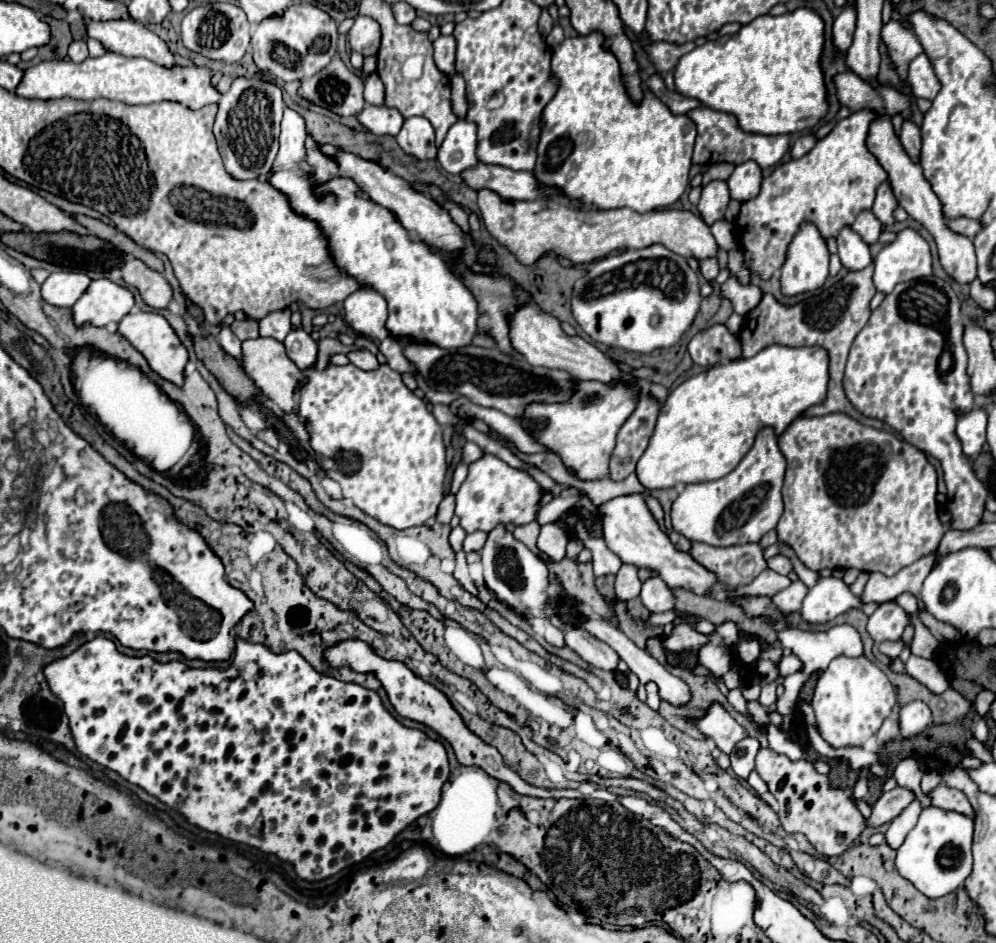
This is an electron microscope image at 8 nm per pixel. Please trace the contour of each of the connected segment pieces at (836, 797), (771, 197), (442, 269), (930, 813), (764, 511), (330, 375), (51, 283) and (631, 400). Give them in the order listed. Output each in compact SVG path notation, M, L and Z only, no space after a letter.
M760 748L756 756L756 772L766 782L768 790L776 796L780 802L780 822L782 828L790 834L804 834L808 842L824 856L840 856L846 852L846 846L852 844L866 826L878 828L886 822L892 822L912 800L914 794L904 788L894 788L890 792L884 792L876 804L872 806L870 818L864 818L860 810L854 806L854 802L846 796L842 788L832 788L826 774L816 772L814 764L808 760L790 760L784 754L778 754L770 748Z
M860 110L838 120L832 132L806 156L776 166L776 170L762 180L760 194L742 204L734 228L744 248L744 260L752 272L760 278L770 278L784 264L786 246L804 220L814 222L820 234L830 238L836 236L842 226L852 224L864 208L872 208L876 188L888 180L888 172L866 148L870 122L876 118L874 110Z
M284 108L282 118L282 134L280 134L280 152L274 162L274 174L270 178L270 184L284 192L292 204L292 208L298 214L304 214L312 220L316 220L322 228L322 232L328 236L328 244L332 248L332 256L336 260L336 266L346 270L350 276L354 276L360 284L368 284L376 292L380 292L388 302L388 320L386 328L392 336L412 336L414 342L426 342L426 344L440 344L440 348L456 348L456 346L468 346L470 340L476 334L476 300L474 296L464 288L464 284L446 268L444 260L438 254L432 254L428 244L422 240L414 240L400 222L394 220L392 212L384 206L372 202L372 200L354 200L344 194L326 196L324 200L316 200L312 194L314 184L308 182L308 170L304 164L304 136L306 136L306 122L304 118L292 110Z
M936 806L924 808L918 824L898 848L898 872L928 898L940 898L954 892L972 872L972 830L974 820L970 816L964 816L960 812L944 812Z
M772 428L758 432L752 450L724 478L686 484L672 504L672 526L688 540L706 542L716 548L752 544L774 530L782 516L782 480L786 460L778 448Z
M332 364L324 372L316 372L314 376L310 376L310 380L300 390L300 414L298 416L300 416L300 420L306 420L306 430L310 432L310 442L316 450L320 466L328 472L328 476L332 480L336 480L340 484L342 496L350 498L368 516L374 516L382 524L388 524L388 526L398 528L398 530L404 530L404 528L410 528L410 526L420 526L420 524L424 524L424 522L428 522L430 518L436 516L438 504L444 498L442 482L444 482L444 472L446 472L446 446L444 446L444 440L442 440L442 430L440 430L440 424L436 422L436 418L428 412L424 400L418 398L412 390L408 390L406 384L402 382L400 374L394 372L388 364L382 364L378 370L372 370L372 372L364 372L364 370L360 370L352 364L348 364L348 366L334 366Z
M64 269L55 271L42 284L42 298L52 306L74 306L74 302L86 292L90 286L90 278L82 272L70 272Z
M578 380L578 392L568 404L530 404L526 408L526 418L548 422L542 432L536 430L532 436L556 452L564 466L574 468L580 480L602 480L608 476L608 460L616 444L616 434L626 418L634 412L636 402L638 392L634 388Z

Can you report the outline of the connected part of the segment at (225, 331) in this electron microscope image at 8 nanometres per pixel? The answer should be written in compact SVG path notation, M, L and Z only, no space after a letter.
M222 328L222 332L218 334L218 342L224 348L226 354L230 354L236 360L242 360L242 340L238 340L230 328Z

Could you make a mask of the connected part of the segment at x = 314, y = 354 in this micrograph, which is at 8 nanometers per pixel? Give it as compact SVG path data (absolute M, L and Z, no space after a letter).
M294 328L286 340L284 340L286 352L292 358L292 362L300 368L300 370L308 370L312 366L316 366L318 360L318 344L312 340L312 336L308 332L304 332L302 328Z

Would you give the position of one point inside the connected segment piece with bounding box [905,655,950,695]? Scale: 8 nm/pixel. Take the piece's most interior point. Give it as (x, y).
(926, 671)

